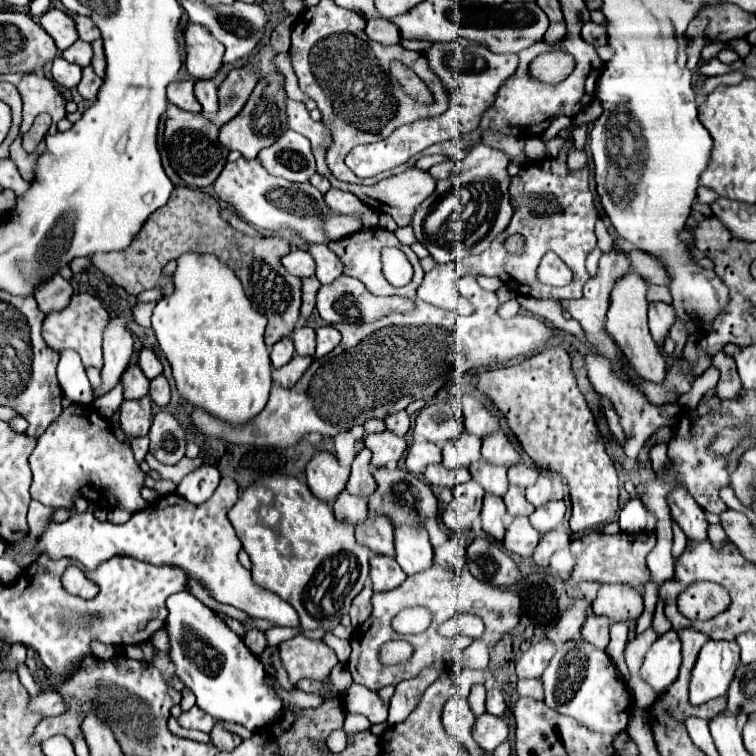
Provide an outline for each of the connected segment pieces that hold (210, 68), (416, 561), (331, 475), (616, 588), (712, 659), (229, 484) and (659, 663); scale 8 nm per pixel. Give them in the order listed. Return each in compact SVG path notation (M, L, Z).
M188 22L184 30L186 44L186 68L194 78L214 78L222 66L224 46L208 32L208 28Z
M400 526L400 530L394 530L394 542L396 562L408 576L432 566L432 546L426 528L420 526L420 530L404 530L404 526Z
M322 450L308 462L306 476L312 494L322 502L332 504L338 498L338 494L346 488L350 470L342 468L334 454Z
M604 584L592 602L592 610L612 622L636 620L642 614L642 592L624 584Z
M710 640L702 646L690 678L690 702L704 704L724 696L740 664L740 646L728 640Z
M222 478L214 496L204 504L190 504L186 498L174 492L168 496L160 496L142 512L134 512L126 524L96 520L92 514L94 504L90 504L84 514L74 514L62 524L48 524L36 544L32 544L28 536L14 544L8 544L6 554L26 564L38 560L42 554L46 554L50 560L70 556L80 560L88 570L94 570L102 560L108 560L116 554L126 554L152 564L174 564L184 568L190 578L196 578L204 588L208 588L218 602L230 604L252 618L270 620L274 626L298 628L300 620L296 610L276 594L252 584L250 570L246 570L236 558L242 544L240 540L236 540L236 532L226 518L228 510L236 502L238 484L232 478Z
M674 630L658 636L658 640L646 652L644 664L640 668L640 676L662 694L678 676L678 668L682 662L680 654L680 638Z

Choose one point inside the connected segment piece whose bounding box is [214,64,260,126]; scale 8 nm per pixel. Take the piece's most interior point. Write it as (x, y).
(234, 91)

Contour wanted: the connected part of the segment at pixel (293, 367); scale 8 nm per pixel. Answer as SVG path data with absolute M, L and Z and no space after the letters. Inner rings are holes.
M294 356L292 362L288 362L286 366L282 366L280 370L274 370L272 372L272 378L278 386L284 386L284 388L292 388L300 378L302 374L308 370L308 366L312 364L312 358L300 358L300 356Z

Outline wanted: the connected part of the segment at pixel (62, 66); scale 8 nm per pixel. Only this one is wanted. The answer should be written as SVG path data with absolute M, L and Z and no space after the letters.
M62 56L56 58L54 64L52 64L52 76L54 76L54 80L56 80L60 86L64 86L64 88L74 88L74 86L78 86L80 74L82 74L82 68L76 66L76 64L66 62Z

